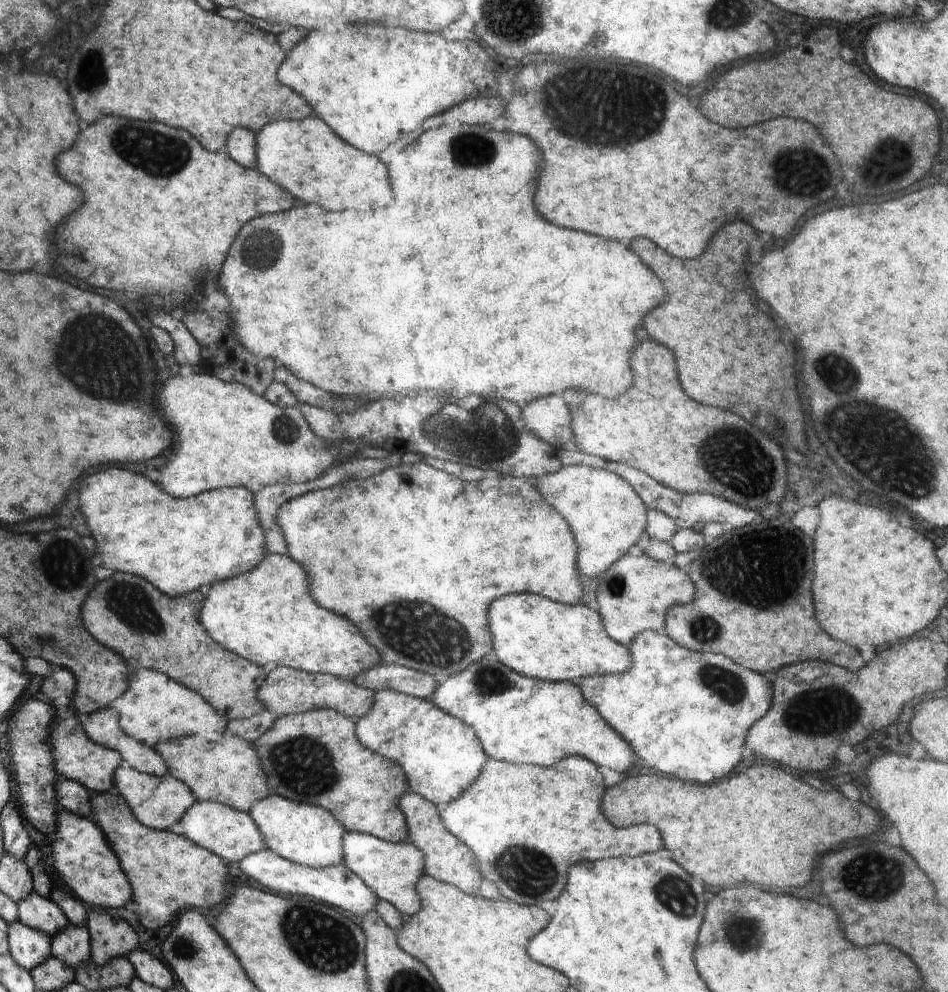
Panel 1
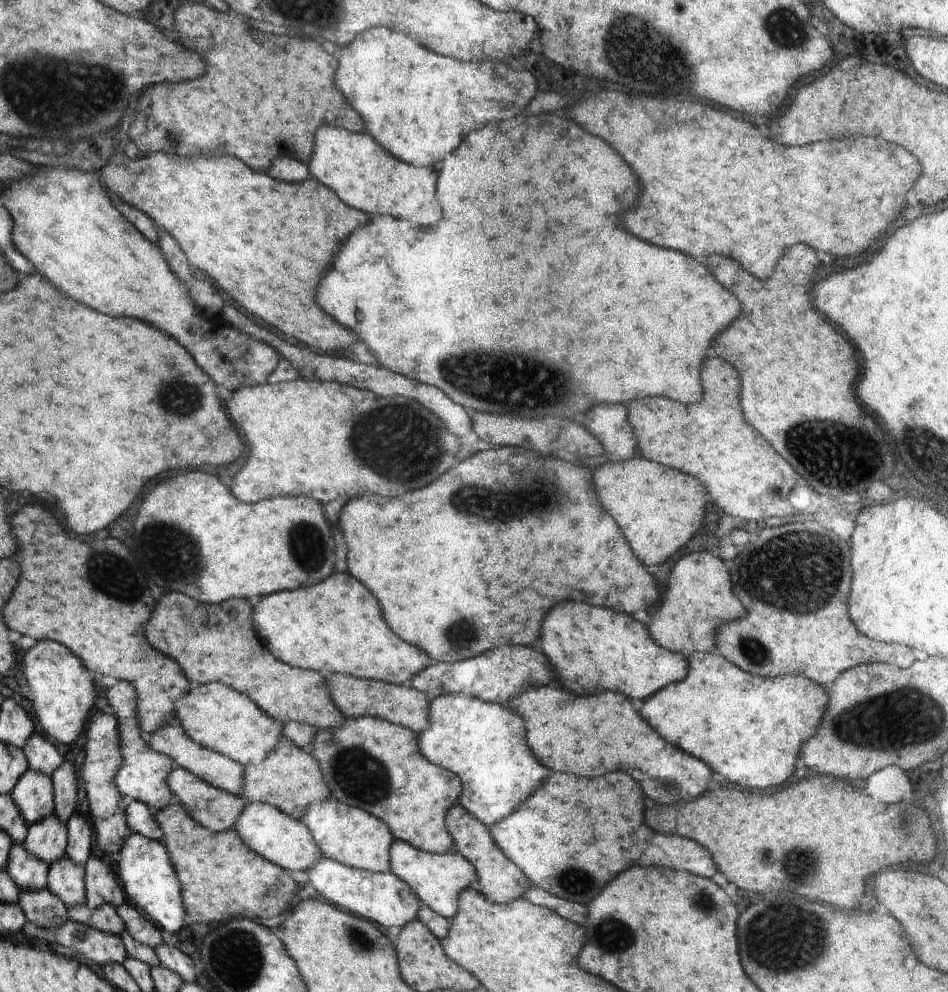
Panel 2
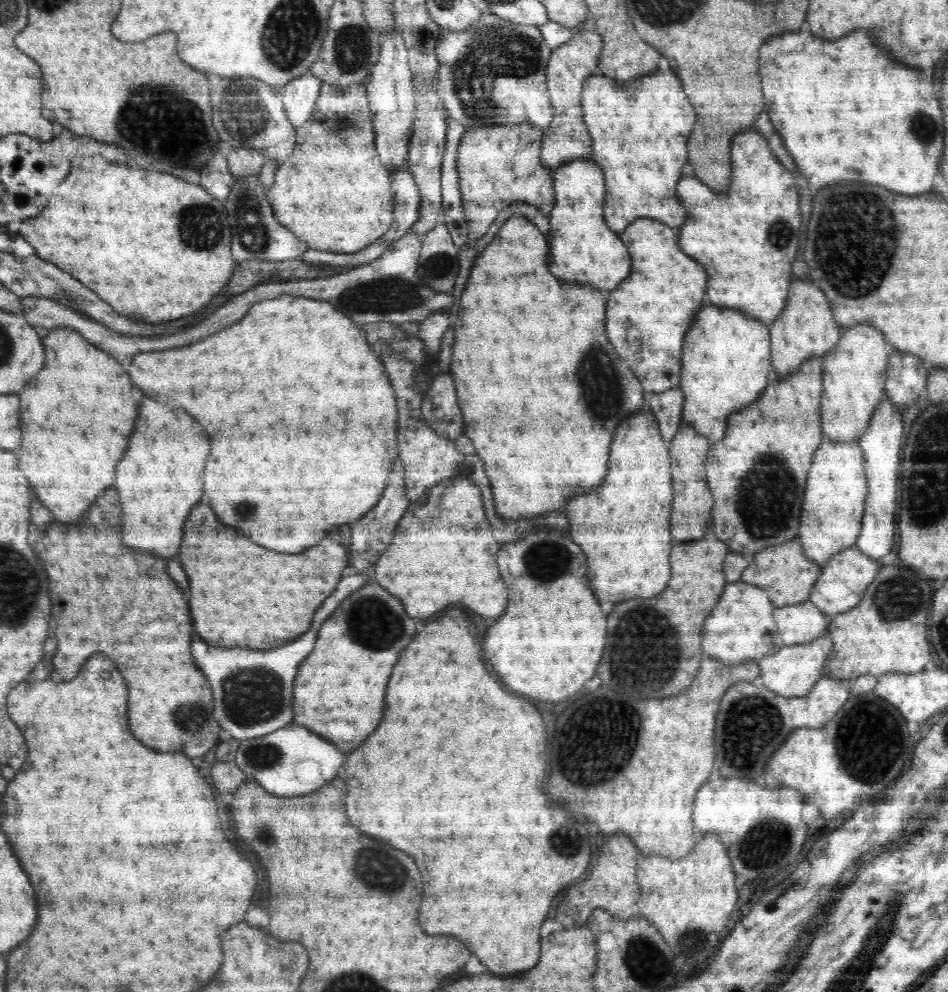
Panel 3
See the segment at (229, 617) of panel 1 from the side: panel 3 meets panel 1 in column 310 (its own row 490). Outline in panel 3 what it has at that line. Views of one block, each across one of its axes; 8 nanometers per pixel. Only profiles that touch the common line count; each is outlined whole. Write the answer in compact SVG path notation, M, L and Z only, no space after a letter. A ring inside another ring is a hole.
M651 411L636 412L620 422L616 428L608 476L600 490L572 498L566 506L566 518L570 526L570 538L582 546L588 558L588 580L594 596L600 604L620 604L634 598L654 598L670 582L670 510L673 500L669 447L659 431L659 424Z

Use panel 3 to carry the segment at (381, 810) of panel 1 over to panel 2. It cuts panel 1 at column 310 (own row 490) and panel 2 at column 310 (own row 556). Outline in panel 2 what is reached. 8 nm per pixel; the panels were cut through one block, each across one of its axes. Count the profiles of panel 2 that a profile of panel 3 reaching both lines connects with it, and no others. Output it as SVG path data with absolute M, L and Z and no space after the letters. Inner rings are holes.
M365 716L349 717L345 719L347 721L340 728L318 729L313 744L311 745L312 748L308 748L310 754L312 754L312 756L319 762L323 779L330 789L331 796L350 807L362 808L362 810L374 814L376 818L384 820L384 822L390 826L390 830L392 830L391 833L395 839L406 841L408 844L414 846L414 848L419 848L420 850L439 855L442 853L453 852L453 838L446 828L445 818L447 811L452 808L452 806L458 804L456 800L458 800L458 796L462 794L463 784L460 784L458 776L452 774L452 772L446 772L445 768L438 768L435 764L430 764L430 761L421 753L417 739L418 734L413 730L400 725L395 725L394 723L378 717Z

